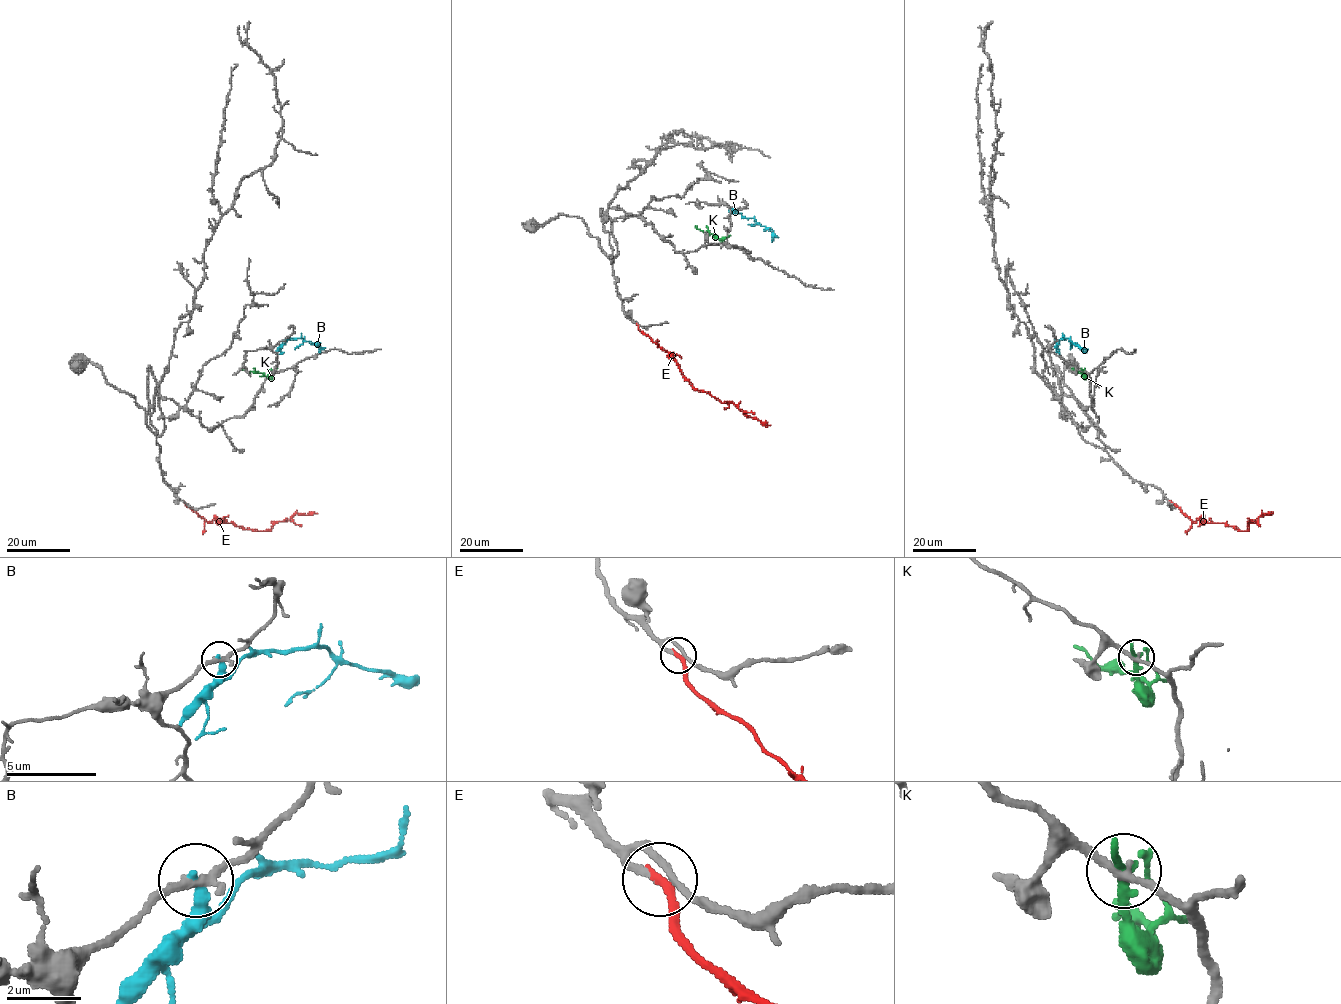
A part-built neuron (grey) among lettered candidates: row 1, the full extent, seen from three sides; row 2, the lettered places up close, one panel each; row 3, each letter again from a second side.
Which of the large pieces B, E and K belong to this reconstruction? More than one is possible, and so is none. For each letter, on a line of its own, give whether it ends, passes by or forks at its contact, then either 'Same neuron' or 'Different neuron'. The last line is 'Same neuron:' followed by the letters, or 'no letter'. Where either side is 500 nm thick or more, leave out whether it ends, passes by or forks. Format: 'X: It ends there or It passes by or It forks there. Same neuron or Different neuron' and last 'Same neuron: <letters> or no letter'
B: It ends there. Different neuron
E: It ends there. Same neuron
K: It passes by. Different neuron
Same neuron: E

